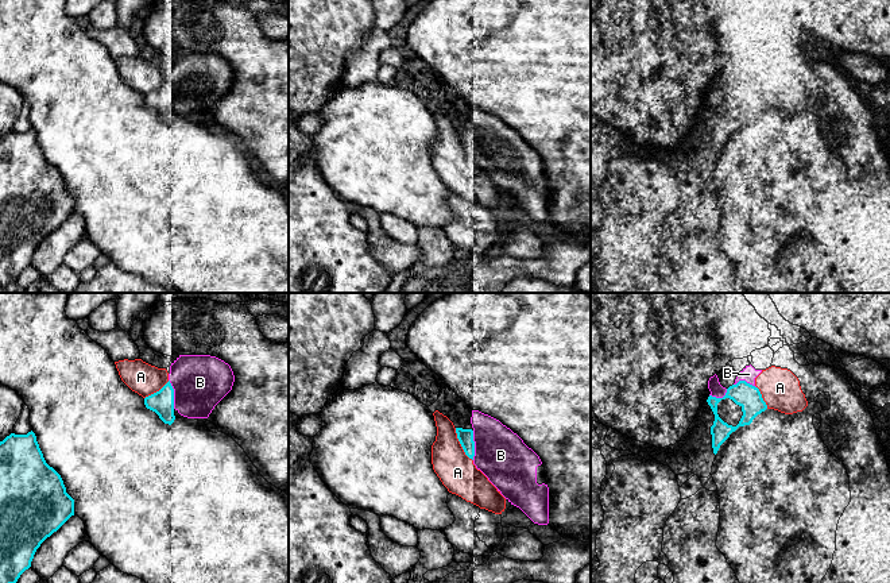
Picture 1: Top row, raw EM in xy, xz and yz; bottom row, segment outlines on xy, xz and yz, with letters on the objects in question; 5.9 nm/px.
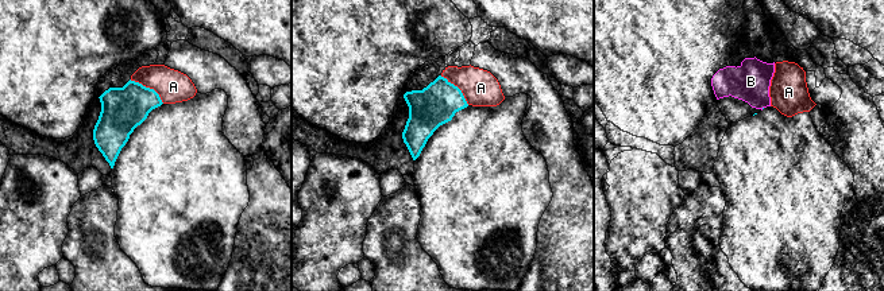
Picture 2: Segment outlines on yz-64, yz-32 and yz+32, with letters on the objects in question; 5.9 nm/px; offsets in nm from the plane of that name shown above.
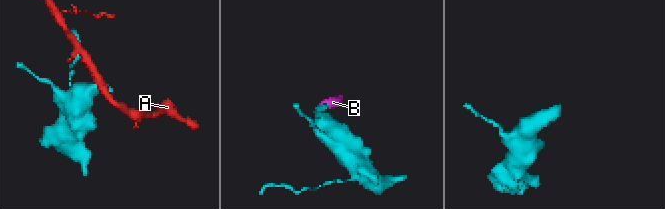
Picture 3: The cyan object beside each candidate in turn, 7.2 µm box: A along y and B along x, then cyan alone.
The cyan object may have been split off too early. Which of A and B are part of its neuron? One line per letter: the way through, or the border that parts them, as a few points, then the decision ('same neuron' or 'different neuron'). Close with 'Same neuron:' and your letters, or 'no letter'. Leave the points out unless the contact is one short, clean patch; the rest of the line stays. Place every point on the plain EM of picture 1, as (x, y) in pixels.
A: different neuron
B: same neuron
Same neuron: B

